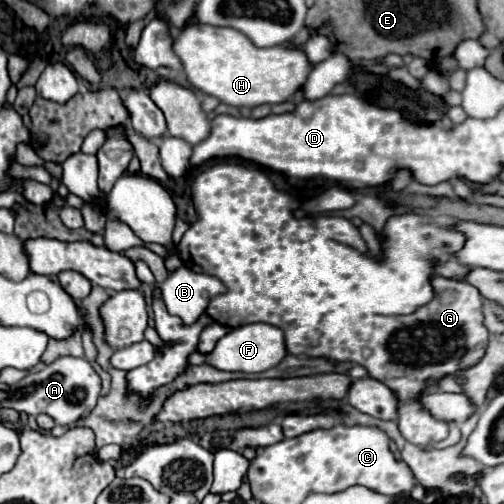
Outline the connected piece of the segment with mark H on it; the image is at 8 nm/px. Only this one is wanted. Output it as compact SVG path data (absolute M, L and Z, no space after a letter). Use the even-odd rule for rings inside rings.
M188 24L174 42L174 52L184 64L188 82L208 96L216 96L230 106L262 106L280 104L300 90L312 70L302 48L254 46L242 32L234 28L210 28L208 24Z

